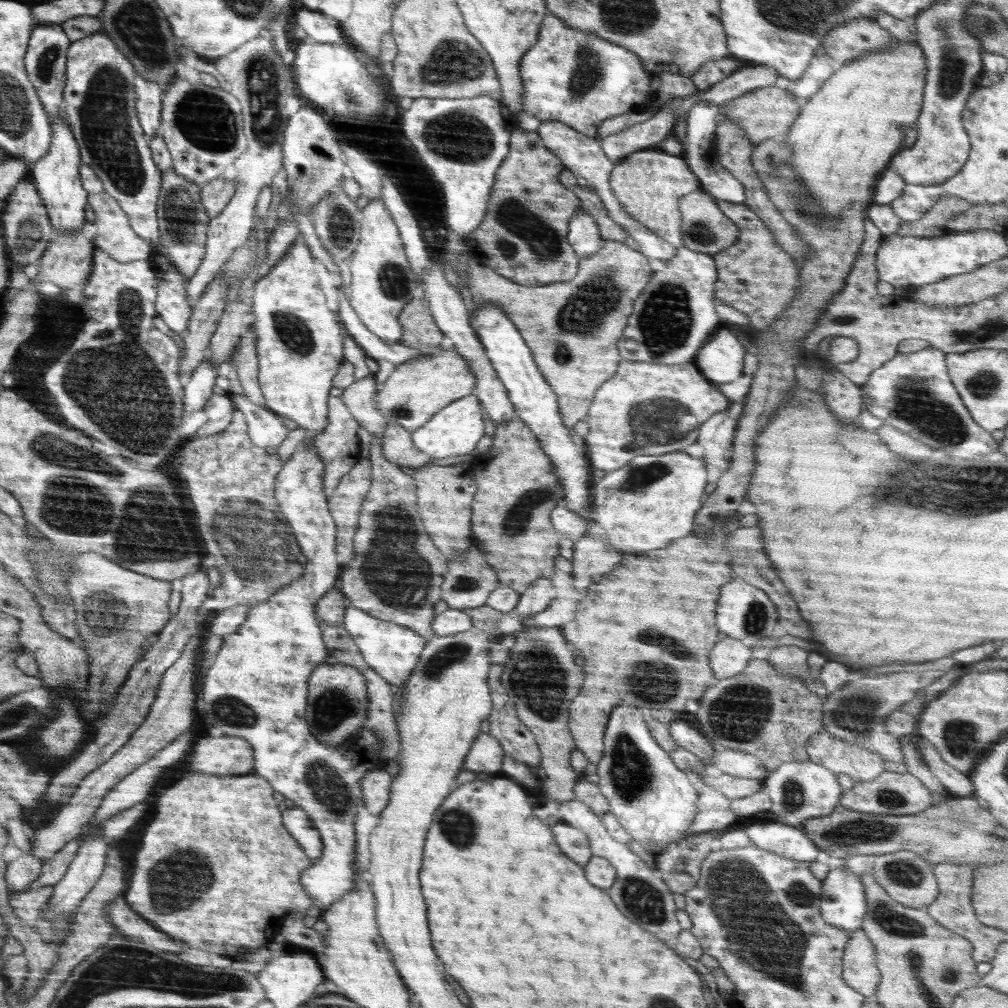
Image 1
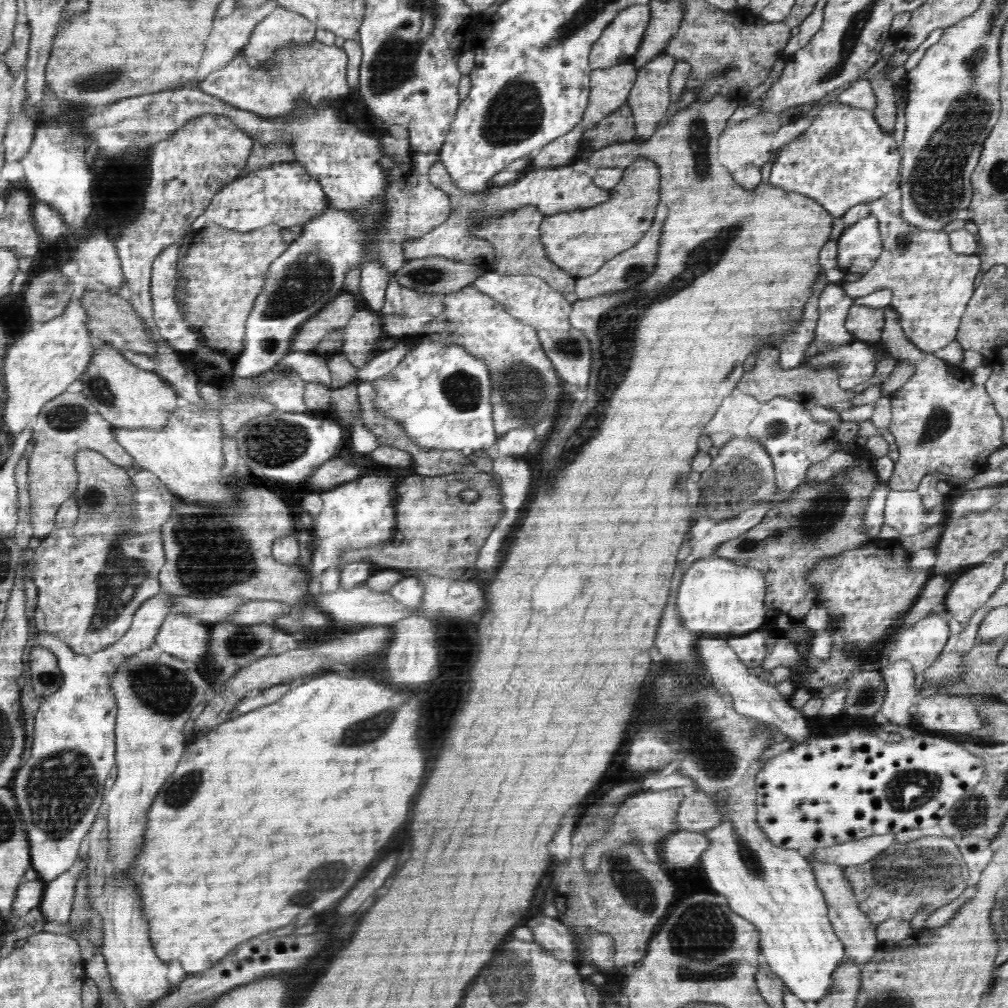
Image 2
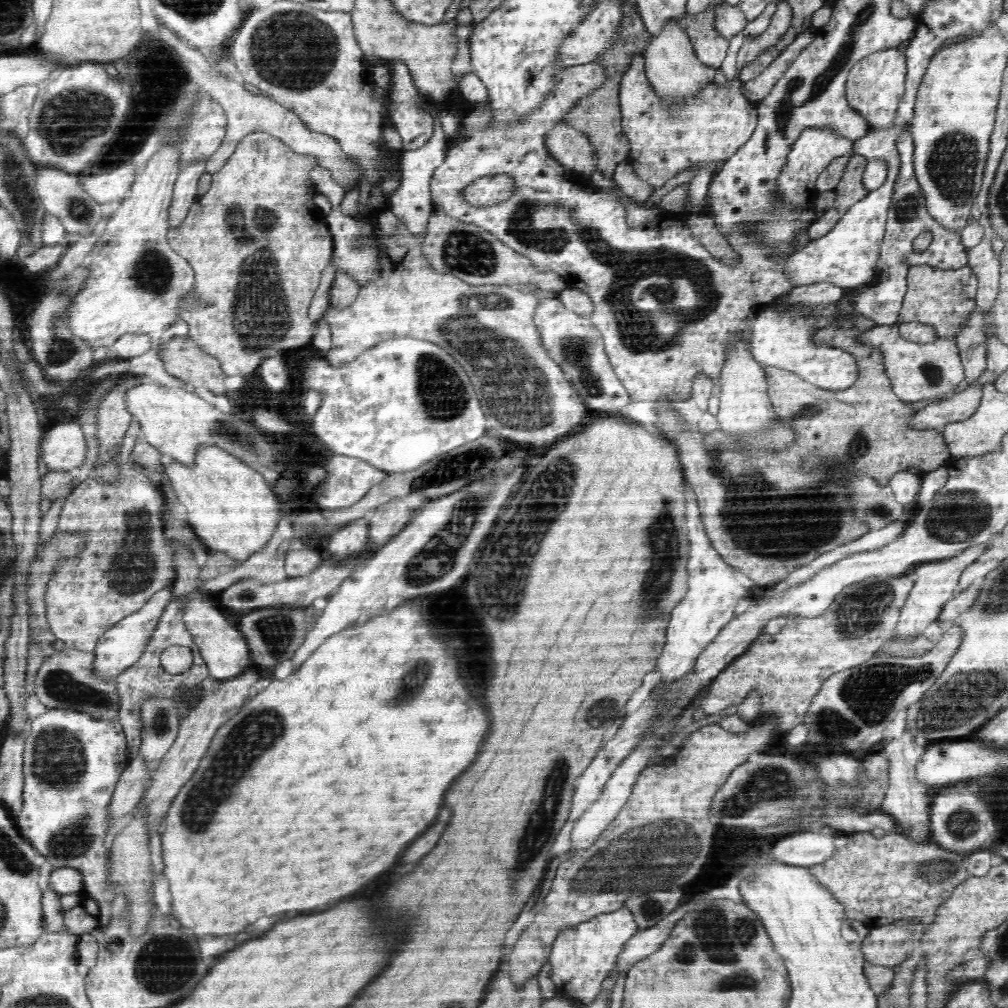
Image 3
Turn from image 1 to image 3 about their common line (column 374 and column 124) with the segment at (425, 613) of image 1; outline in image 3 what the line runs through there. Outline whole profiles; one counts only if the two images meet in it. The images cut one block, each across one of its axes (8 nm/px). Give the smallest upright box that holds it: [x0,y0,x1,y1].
[45,417,176,652]

